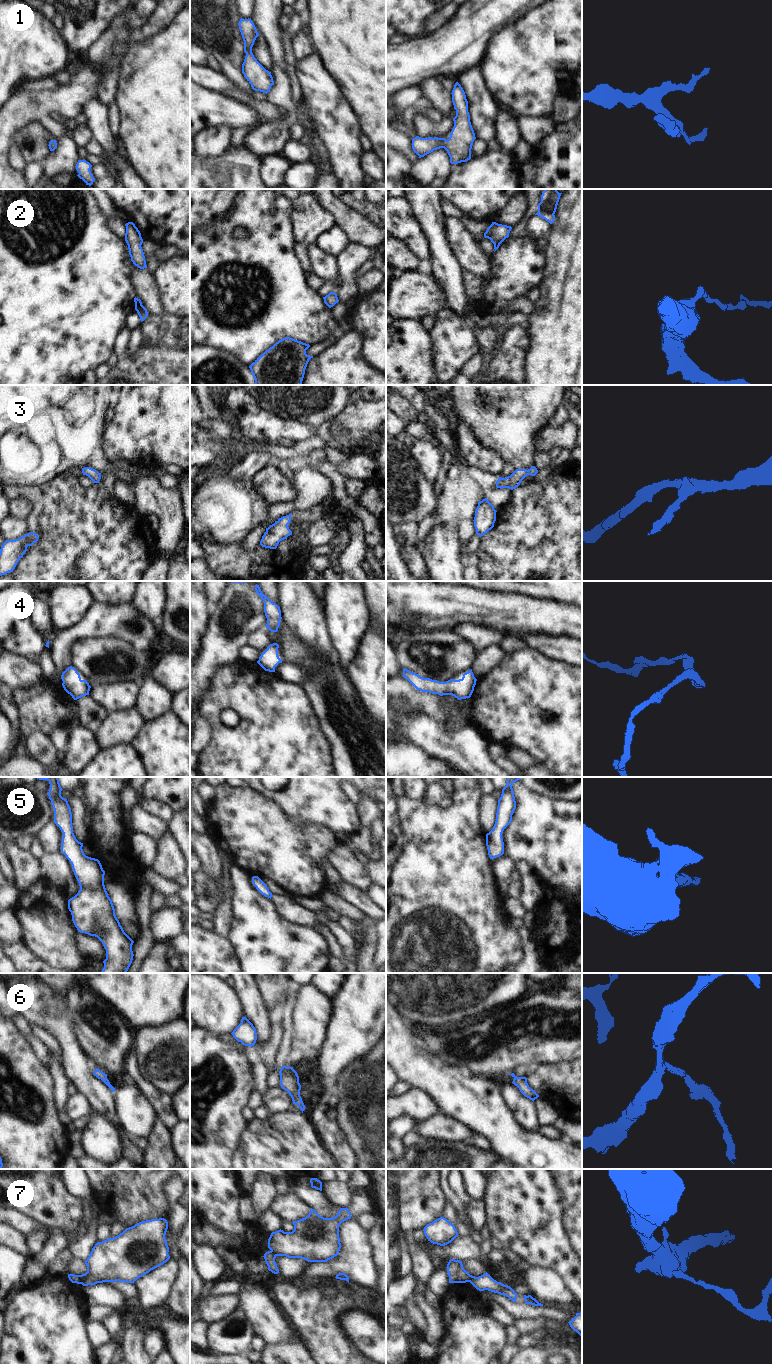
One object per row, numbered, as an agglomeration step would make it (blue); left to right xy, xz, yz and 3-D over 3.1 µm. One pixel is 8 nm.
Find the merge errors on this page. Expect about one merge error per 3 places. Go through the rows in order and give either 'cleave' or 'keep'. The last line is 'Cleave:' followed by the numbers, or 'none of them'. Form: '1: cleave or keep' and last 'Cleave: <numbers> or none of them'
1: keep
2: keep
3: keep
4: keep
5: keep
6: keep
7: cleave
Cleave: 7

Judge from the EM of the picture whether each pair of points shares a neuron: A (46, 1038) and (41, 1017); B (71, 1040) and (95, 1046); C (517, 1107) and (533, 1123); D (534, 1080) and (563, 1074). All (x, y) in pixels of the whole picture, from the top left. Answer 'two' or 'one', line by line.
A: two
B: two
C: one
D: one

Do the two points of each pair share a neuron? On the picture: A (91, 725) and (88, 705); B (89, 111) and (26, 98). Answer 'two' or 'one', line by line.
A: one
B: two

